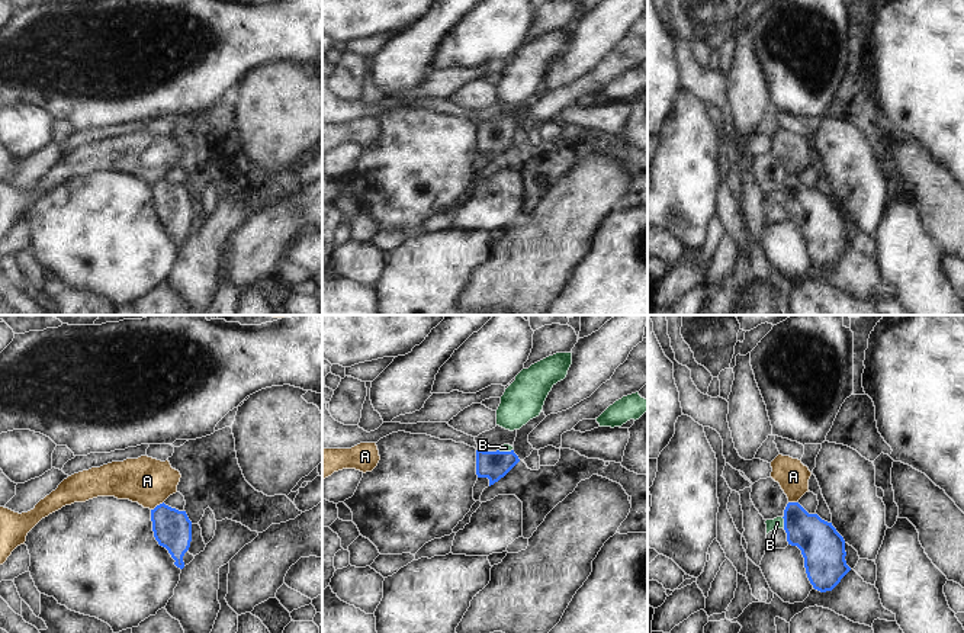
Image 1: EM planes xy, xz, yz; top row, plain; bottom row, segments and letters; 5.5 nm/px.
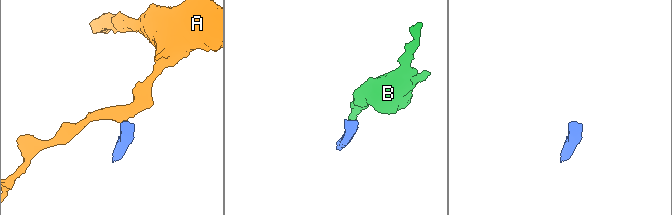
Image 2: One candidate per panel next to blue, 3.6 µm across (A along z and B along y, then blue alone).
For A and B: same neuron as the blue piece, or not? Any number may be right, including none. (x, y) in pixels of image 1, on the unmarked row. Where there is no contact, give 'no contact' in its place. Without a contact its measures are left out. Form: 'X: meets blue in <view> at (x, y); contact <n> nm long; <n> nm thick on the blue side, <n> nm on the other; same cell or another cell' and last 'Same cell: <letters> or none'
A: meets blue in xy at (157, 180); contact 90 nm long; 220 nm thick on the blue side, 260 nm on the other; another cell
B: meets blue in yz at (784, 198); contact 70 nm long; 240 nm thick on the blue side, 60 nm on the other; same cell
Same cell: B

